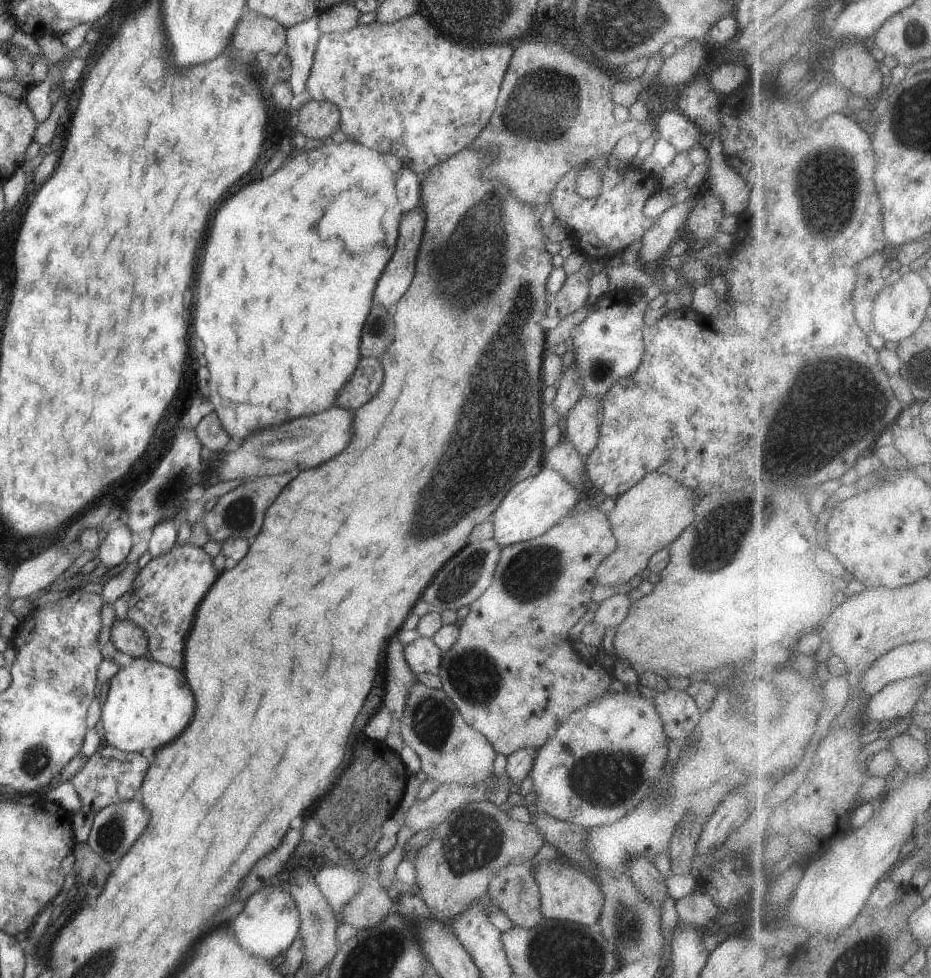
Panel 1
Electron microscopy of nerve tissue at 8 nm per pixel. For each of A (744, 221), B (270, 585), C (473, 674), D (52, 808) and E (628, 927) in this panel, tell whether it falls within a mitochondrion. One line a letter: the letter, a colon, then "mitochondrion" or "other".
A: other
B: other
C: mitochondrion
D: other
E: mitochondrion

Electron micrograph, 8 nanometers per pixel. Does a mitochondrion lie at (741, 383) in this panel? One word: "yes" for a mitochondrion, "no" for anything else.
no

